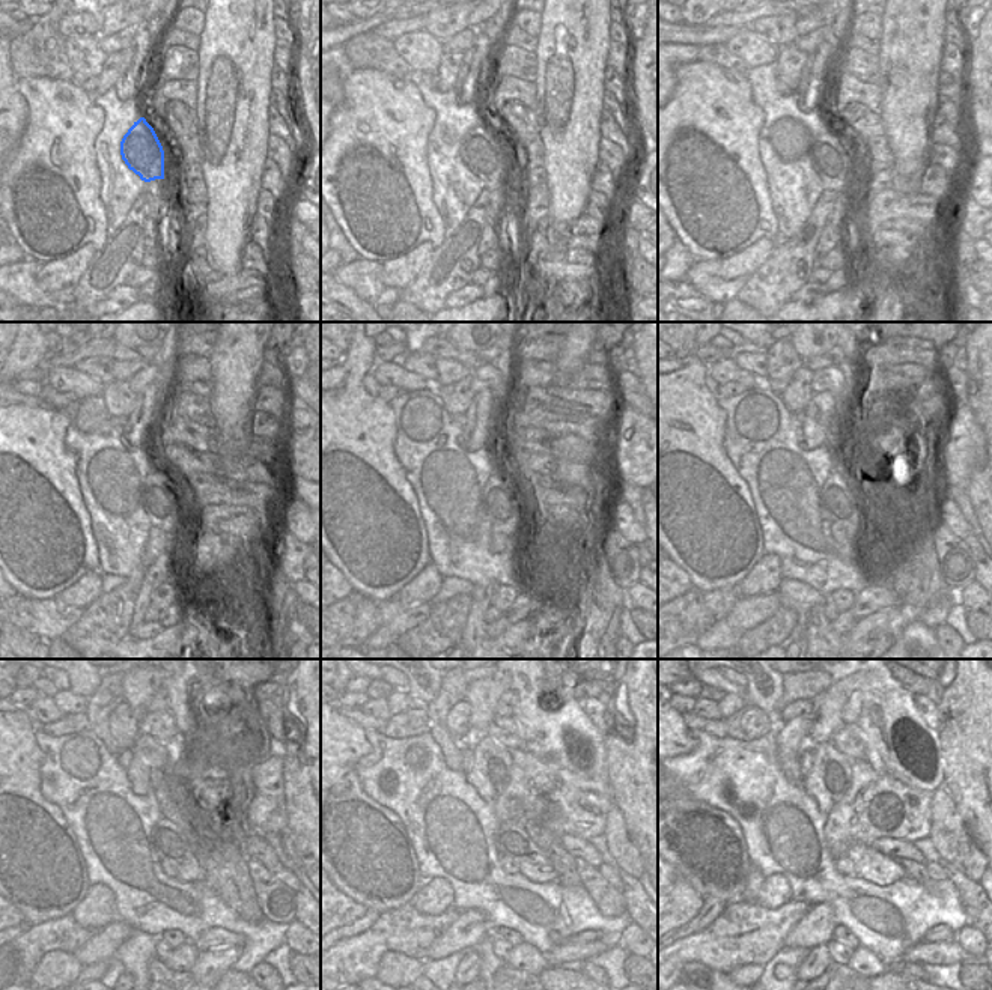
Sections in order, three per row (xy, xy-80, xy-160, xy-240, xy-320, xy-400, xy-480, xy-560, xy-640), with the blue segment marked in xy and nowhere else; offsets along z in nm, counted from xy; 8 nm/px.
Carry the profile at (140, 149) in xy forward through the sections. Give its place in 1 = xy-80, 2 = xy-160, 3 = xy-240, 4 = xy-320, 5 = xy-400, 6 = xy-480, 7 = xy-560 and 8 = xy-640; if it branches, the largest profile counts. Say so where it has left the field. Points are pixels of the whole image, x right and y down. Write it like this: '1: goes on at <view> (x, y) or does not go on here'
1: goes on at xy-80 (480, 149)
2: goes on at xy-160 (831, 160)
3: goes on at xy-240 (157, 497)
4: goes on at xy-320 (499, 503)
5: goes on at xy-400 (837, 501)
6: goes on at xy-480 (169, 843)
7: goes on at xy-560 (511, 840)
8: goes on at xy-640 (872, 865)

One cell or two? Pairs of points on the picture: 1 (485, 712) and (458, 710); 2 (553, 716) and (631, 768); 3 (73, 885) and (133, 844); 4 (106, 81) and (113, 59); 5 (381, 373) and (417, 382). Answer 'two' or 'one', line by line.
1: two
2: two
3: two
4: one
5: one

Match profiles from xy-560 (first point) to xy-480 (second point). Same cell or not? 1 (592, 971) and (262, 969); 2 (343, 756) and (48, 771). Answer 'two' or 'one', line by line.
1: one
2: two

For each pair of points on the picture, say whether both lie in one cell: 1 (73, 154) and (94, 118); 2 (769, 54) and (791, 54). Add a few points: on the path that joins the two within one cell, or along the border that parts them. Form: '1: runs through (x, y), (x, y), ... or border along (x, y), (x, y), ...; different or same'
1: runs through (73, 145), (73, 139), (85, 127); same
2: border along (780, 47), (775, 62); different

